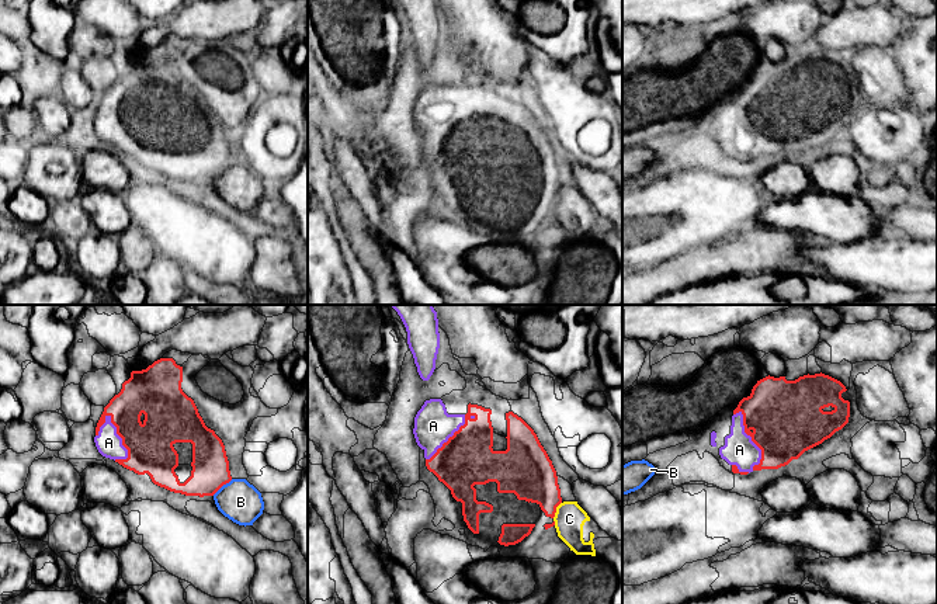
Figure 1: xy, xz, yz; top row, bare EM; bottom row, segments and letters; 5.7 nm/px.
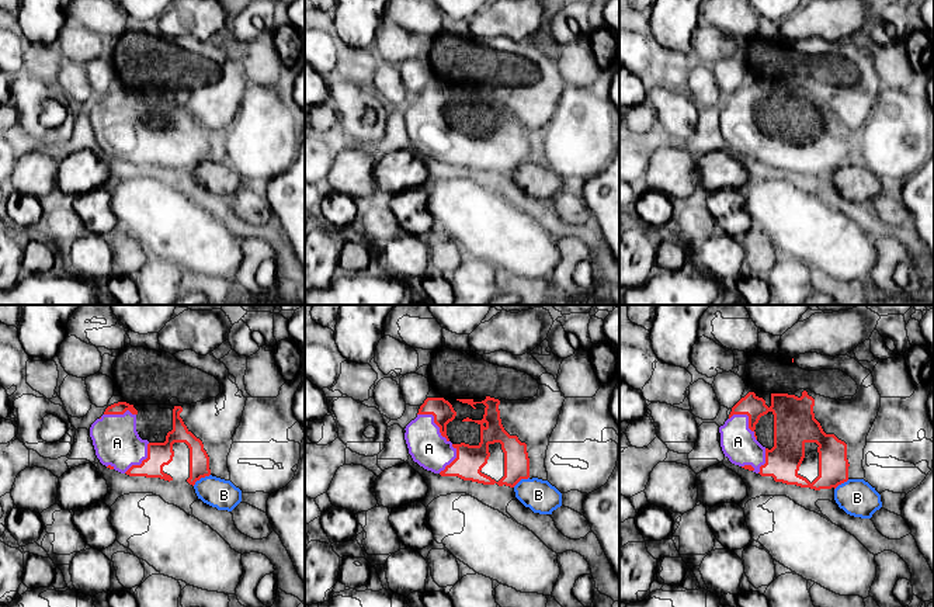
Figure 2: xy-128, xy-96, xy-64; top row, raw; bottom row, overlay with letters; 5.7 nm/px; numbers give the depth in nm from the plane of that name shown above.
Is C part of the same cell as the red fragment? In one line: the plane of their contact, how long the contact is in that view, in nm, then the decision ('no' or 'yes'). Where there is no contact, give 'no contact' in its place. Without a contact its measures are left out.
xz | 110 nm | no

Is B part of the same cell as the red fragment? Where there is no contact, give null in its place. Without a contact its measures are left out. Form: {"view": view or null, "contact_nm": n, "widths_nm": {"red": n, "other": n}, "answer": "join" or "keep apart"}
{"view": "xy", "contact_nm": 150, "widths_nm": {"red": 220, "other": 240}, "answer": "keep apart"}

